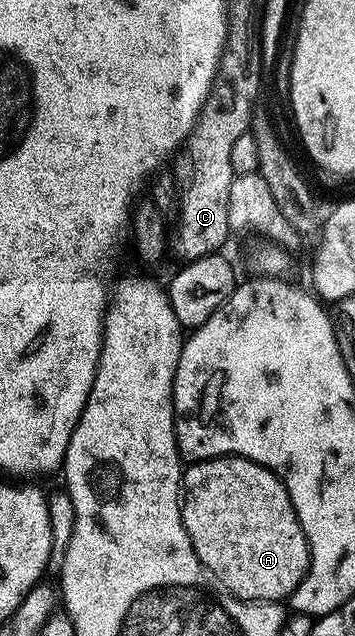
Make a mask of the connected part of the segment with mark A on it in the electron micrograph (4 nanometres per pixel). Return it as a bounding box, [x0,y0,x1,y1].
[182,456,310,602]

